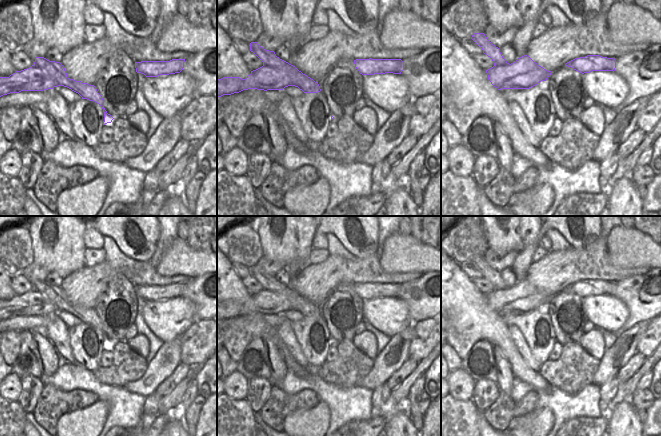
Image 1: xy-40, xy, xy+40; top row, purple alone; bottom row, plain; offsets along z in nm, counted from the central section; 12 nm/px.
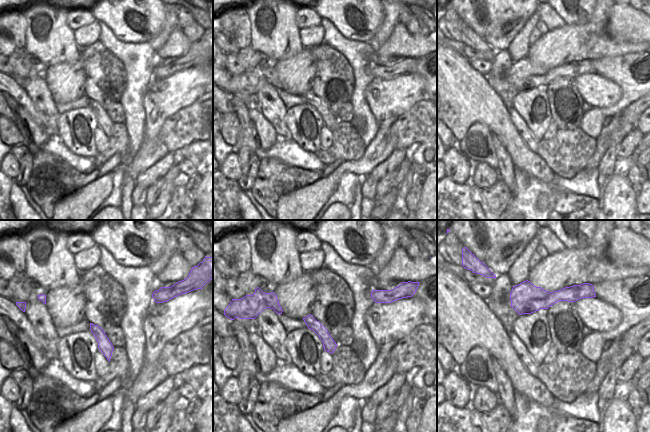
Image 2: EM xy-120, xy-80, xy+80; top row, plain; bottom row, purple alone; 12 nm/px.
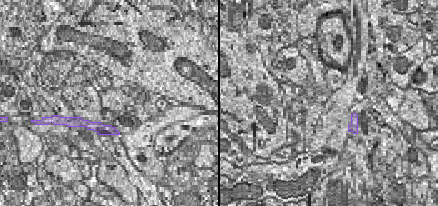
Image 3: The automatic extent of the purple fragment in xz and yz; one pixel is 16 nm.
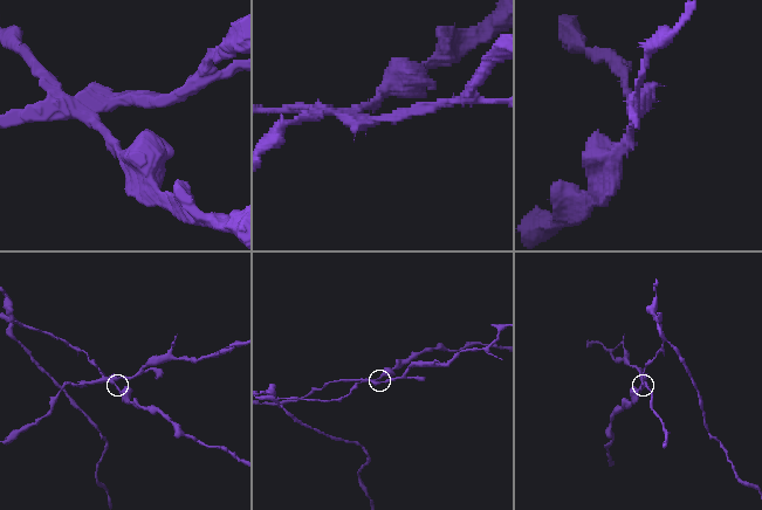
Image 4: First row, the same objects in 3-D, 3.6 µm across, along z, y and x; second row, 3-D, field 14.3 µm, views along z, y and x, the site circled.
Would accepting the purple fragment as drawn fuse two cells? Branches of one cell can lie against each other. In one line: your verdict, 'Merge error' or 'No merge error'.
Merge error

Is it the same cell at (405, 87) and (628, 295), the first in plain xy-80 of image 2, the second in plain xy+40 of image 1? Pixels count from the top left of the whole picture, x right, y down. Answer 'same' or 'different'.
different

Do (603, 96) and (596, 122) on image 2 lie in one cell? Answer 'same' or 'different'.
different

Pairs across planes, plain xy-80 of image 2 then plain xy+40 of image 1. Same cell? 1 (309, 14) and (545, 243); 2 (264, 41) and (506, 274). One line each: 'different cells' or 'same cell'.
1: same cell
2: different cells

